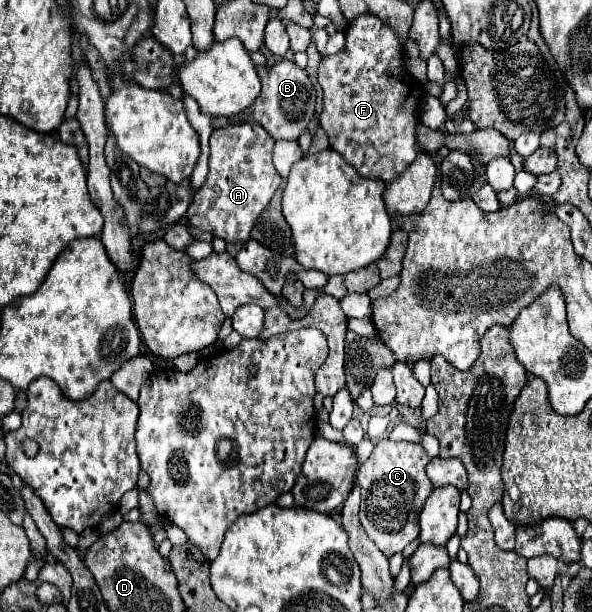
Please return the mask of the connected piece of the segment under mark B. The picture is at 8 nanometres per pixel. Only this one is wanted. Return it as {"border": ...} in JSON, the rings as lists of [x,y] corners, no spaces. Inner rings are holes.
{"border":[[[281,60],[271,68],[257,68],[261,78],[261,94],[253,108],[247,108],[245,120],[259,122],[275,140],[297,140],[315,112],[315,88],[303,68],[291,60]]]}

